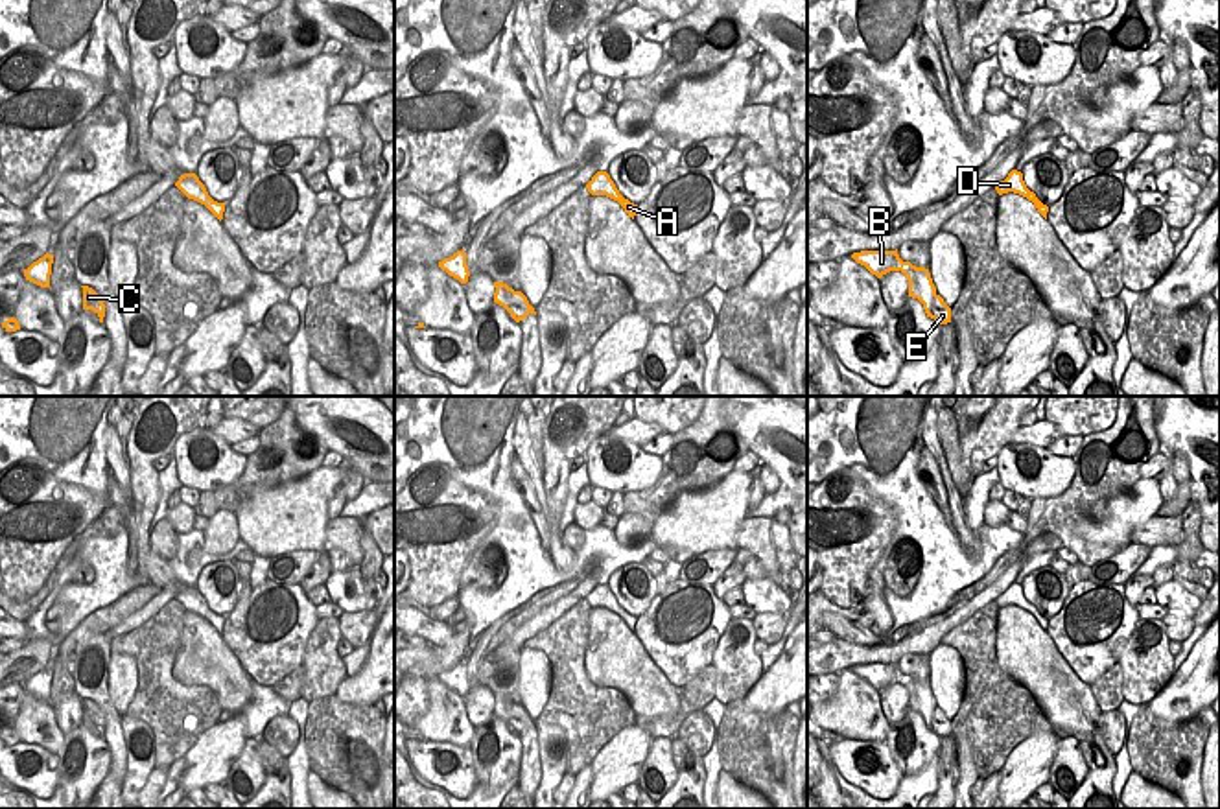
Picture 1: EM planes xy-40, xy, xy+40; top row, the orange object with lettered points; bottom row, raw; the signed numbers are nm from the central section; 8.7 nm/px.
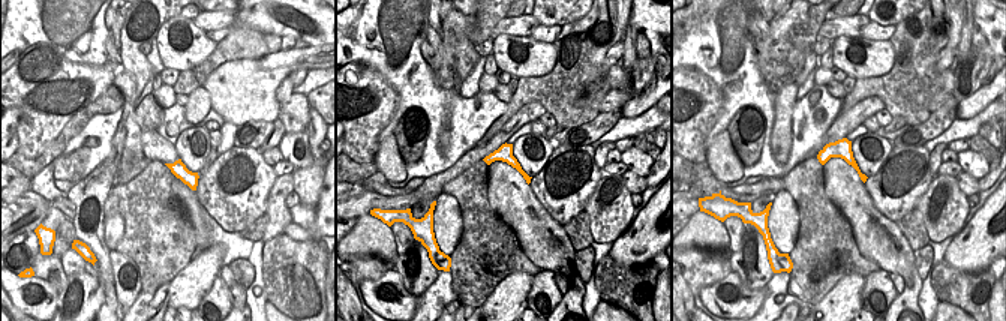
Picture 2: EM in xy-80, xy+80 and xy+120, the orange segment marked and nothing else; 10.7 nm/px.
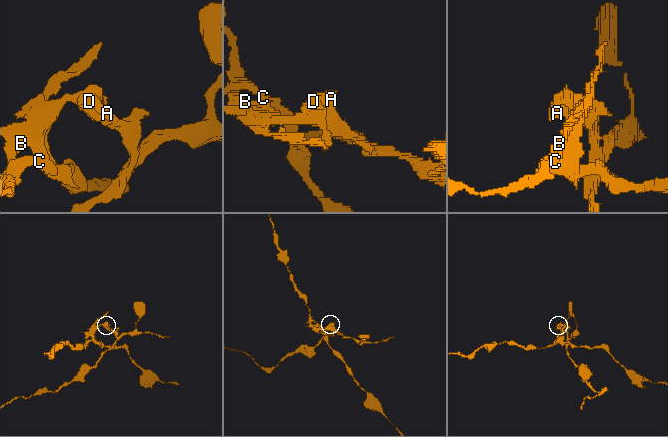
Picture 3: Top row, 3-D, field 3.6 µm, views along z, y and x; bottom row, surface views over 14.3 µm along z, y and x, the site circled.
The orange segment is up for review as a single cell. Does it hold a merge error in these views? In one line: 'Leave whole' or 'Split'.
Split.

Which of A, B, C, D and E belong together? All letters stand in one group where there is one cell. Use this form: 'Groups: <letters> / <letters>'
Groups: A B D / C E.

